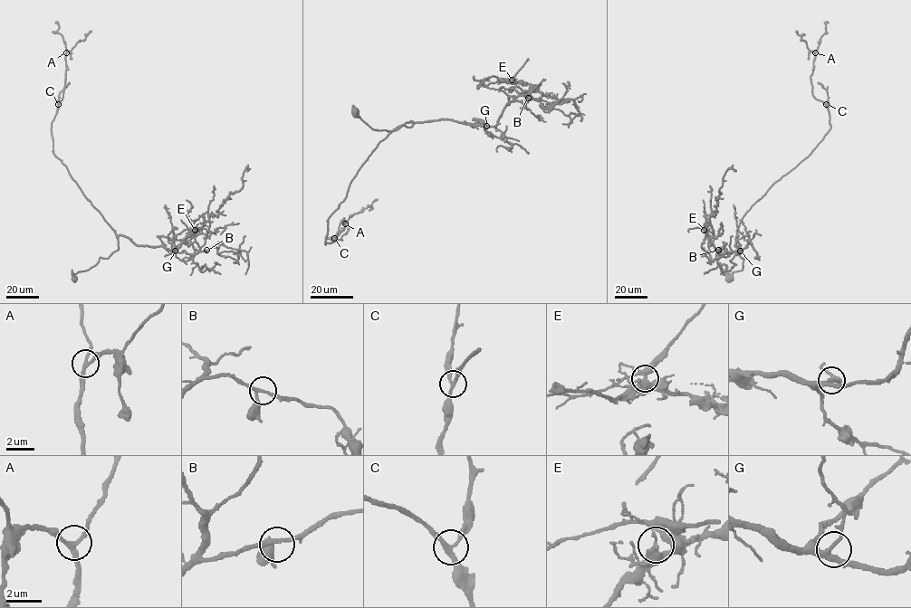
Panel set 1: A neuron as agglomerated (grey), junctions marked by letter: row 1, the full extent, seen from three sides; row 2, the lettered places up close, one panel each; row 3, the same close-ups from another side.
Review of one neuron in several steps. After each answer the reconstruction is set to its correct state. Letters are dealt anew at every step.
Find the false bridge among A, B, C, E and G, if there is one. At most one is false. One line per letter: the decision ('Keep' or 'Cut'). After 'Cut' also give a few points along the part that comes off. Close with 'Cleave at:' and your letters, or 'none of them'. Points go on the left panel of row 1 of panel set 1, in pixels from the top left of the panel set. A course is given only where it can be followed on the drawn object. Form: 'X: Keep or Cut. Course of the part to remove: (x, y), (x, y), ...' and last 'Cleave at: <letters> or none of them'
A: Keep
B: Keep
C: Keep
E: Cut. Course of the part to remove: (195, 230), (200, 228), (210, 214), (217, 214), (220, 205), (229, 195), (241, 189), (247, 171)
G: Keep
Cleave at: E

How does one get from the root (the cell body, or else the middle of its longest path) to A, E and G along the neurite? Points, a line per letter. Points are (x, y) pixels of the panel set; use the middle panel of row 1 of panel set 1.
A: (355, 112), (375, 129), (413, 125), (395, 128), (364, 162), (328, 218), (325, 244), (343, 218), (345, 223)
E: (355, 112), (373, 129), (388, 131), (437, 119), (493, 127), (508, 103), (532, 90), (512, 80)
G: (355, 112), (355, 116), (373, 129), (388, 131), (402, 126), (410, 127), (412, 121), (437, 119), (486, 126)

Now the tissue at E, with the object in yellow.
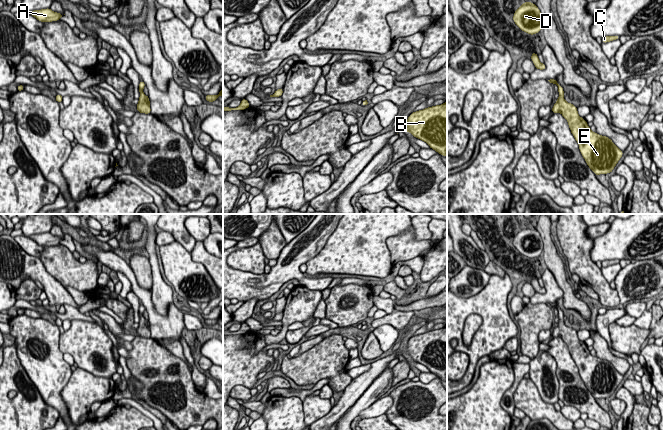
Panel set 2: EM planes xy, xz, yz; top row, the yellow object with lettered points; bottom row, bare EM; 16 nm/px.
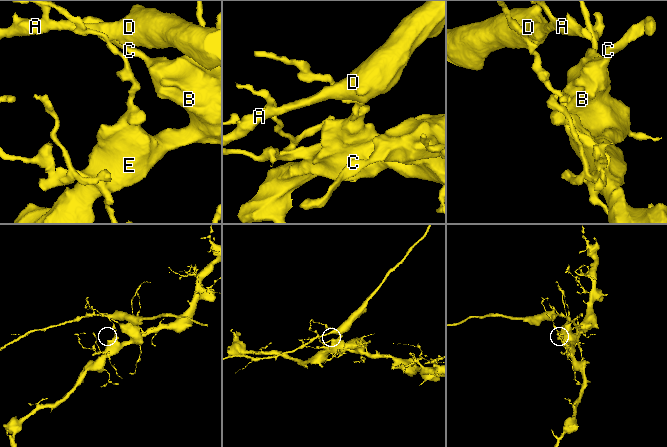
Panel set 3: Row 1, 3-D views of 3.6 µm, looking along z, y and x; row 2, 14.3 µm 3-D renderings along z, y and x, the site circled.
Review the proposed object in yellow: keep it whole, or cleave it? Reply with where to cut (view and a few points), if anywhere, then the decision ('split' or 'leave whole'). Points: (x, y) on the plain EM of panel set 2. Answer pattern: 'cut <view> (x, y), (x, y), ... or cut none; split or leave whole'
cut xz (363, 325), (366, 328); split

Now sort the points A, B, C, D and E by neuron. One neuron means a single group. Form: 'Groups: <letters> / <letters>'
Groups: A D / B C E

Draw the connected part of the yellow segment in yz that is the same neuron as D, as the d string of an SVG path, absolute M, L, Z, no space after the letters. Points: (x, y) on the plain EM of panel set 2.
M529 225L522 227L514 236L514 247L520 254L534 259L540 256L544 249L542 238L536 228Z

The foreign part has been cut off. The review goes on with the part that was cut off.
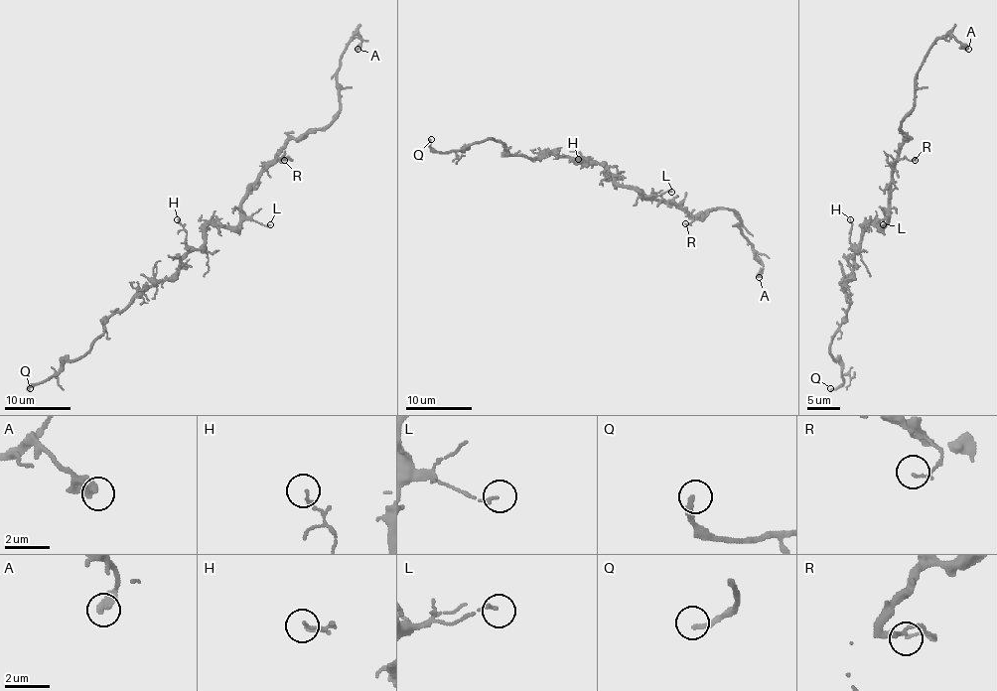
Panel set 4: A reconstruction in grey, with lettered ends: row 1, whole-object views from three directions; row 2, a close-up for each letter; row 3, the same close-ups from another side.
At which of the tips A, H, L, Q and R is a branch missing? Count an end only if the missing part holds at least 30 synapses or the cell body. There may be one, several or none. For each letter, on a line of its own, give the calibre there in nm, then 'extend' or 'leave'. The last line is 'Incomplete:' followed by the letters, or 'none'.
A: 440 nm | leave
H: 100 nm | leave
L: 130 nm | leave
Q: 240 nm | extend
R: 100 nm | leave
Incomplete: Q

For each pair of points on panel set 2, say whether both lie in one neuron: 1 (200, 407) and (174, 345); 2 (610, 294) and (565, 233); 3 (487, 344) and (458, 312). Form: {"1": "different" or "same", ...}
{"1": "different", "2": "same", "3": "same"}

